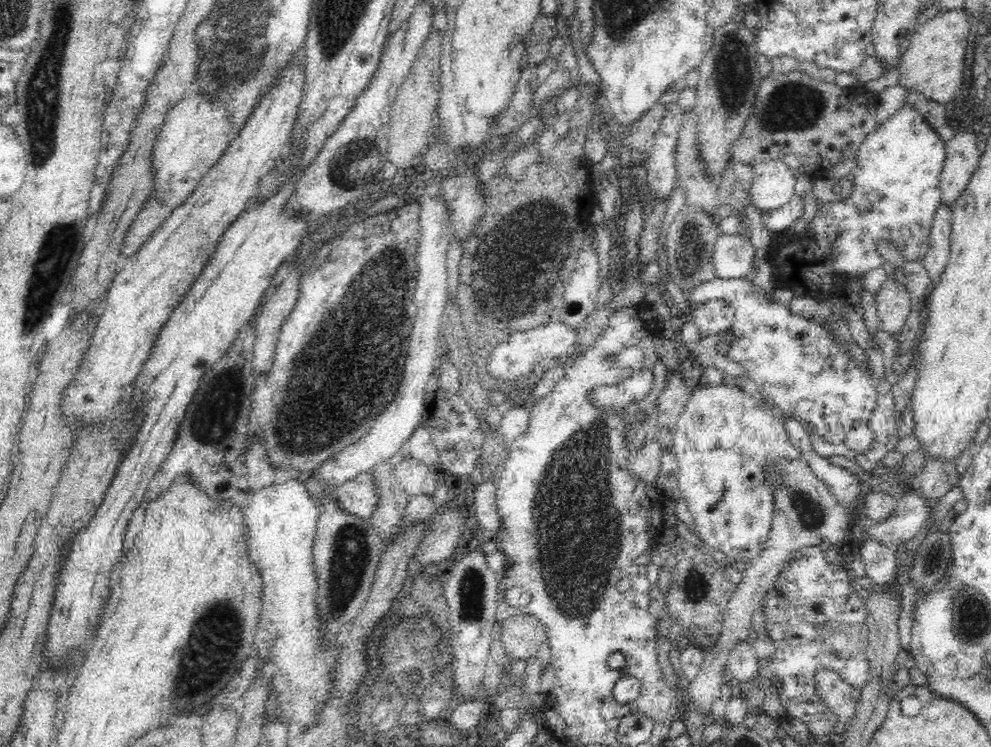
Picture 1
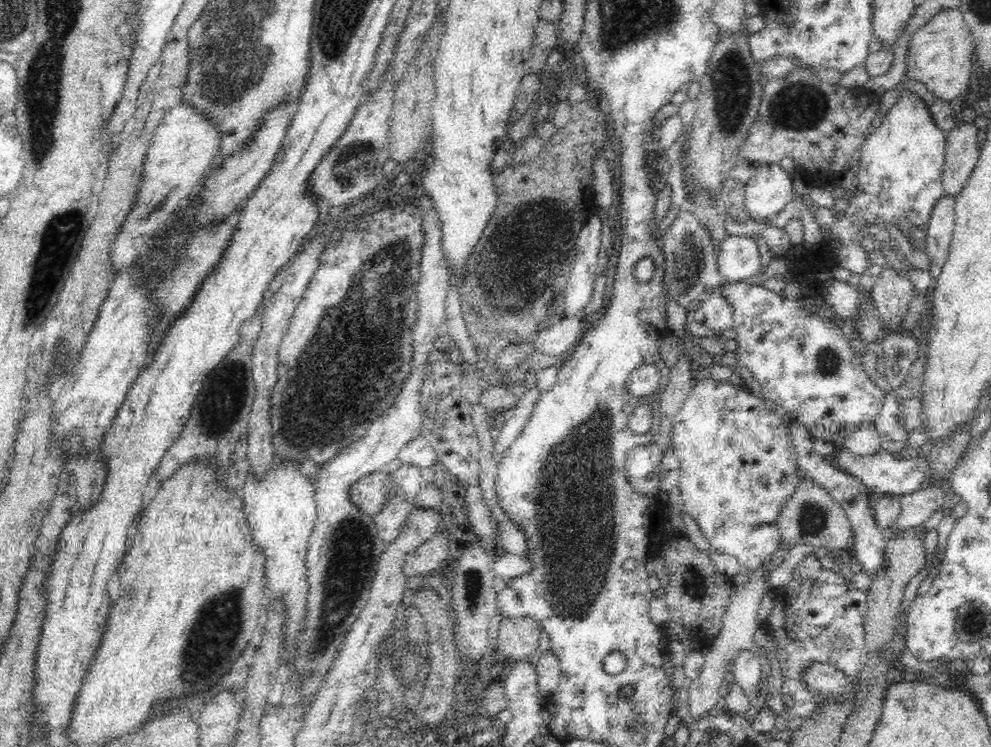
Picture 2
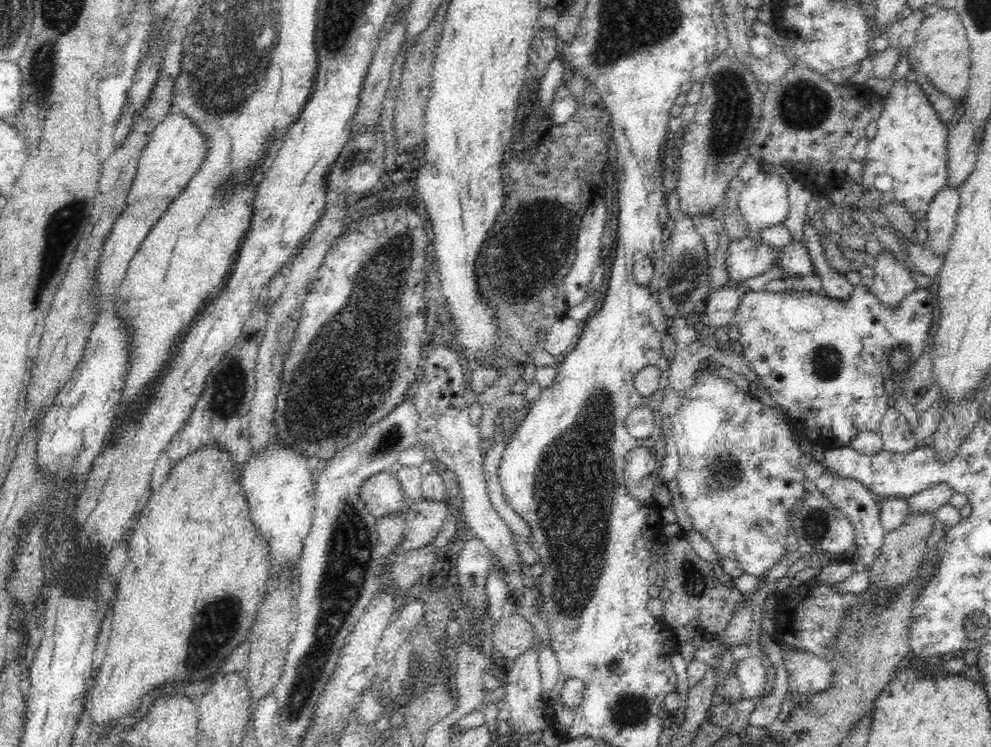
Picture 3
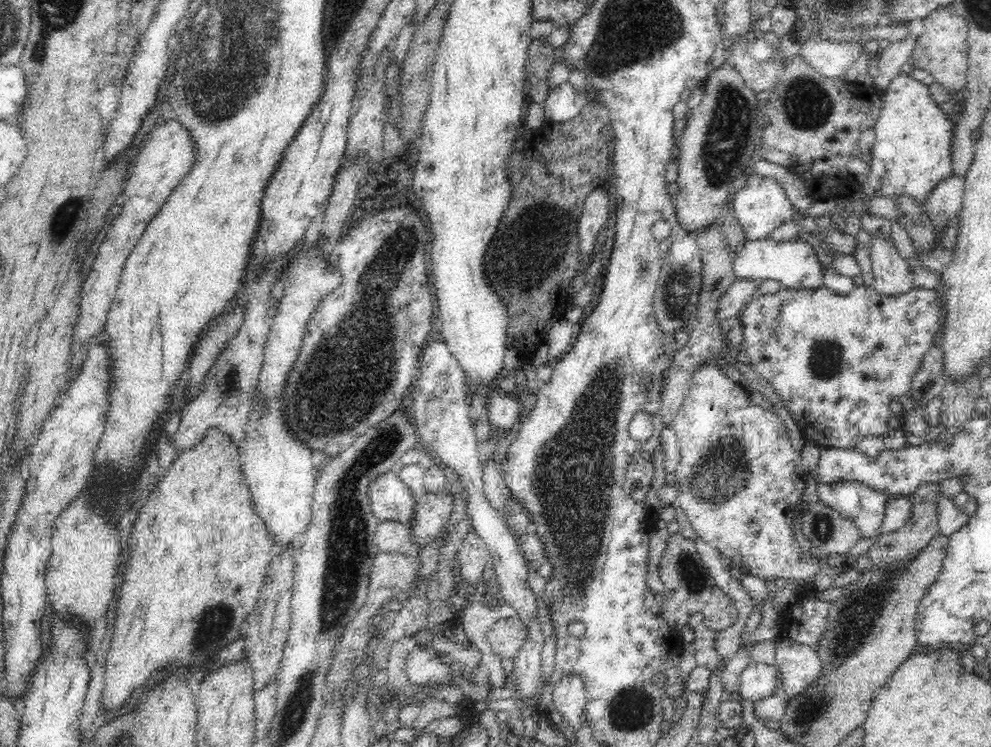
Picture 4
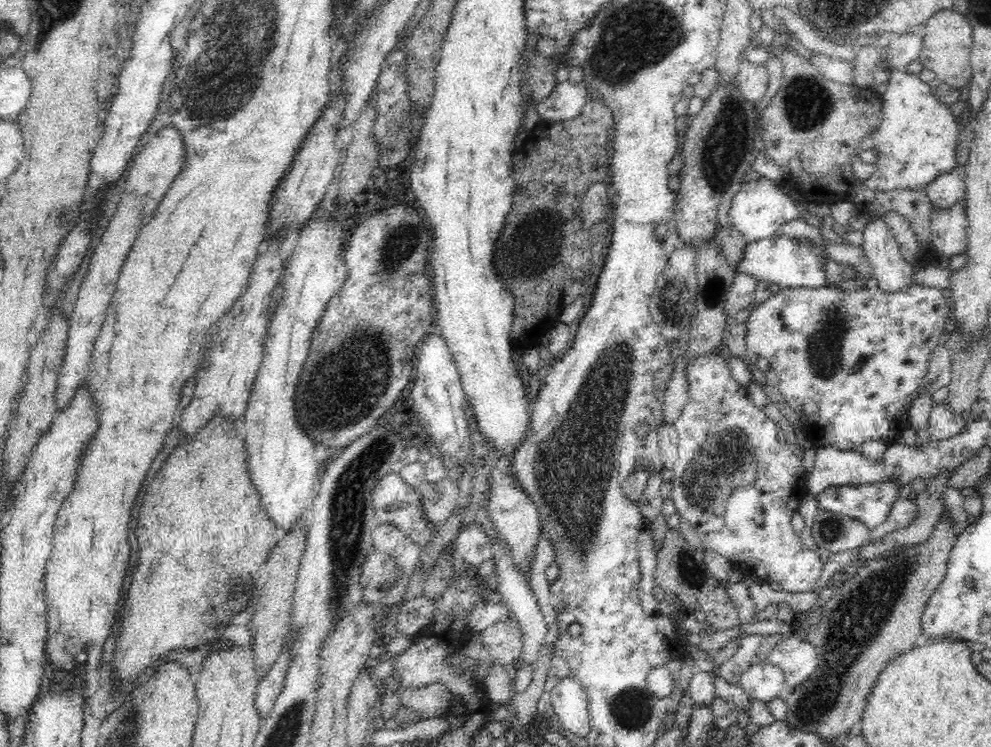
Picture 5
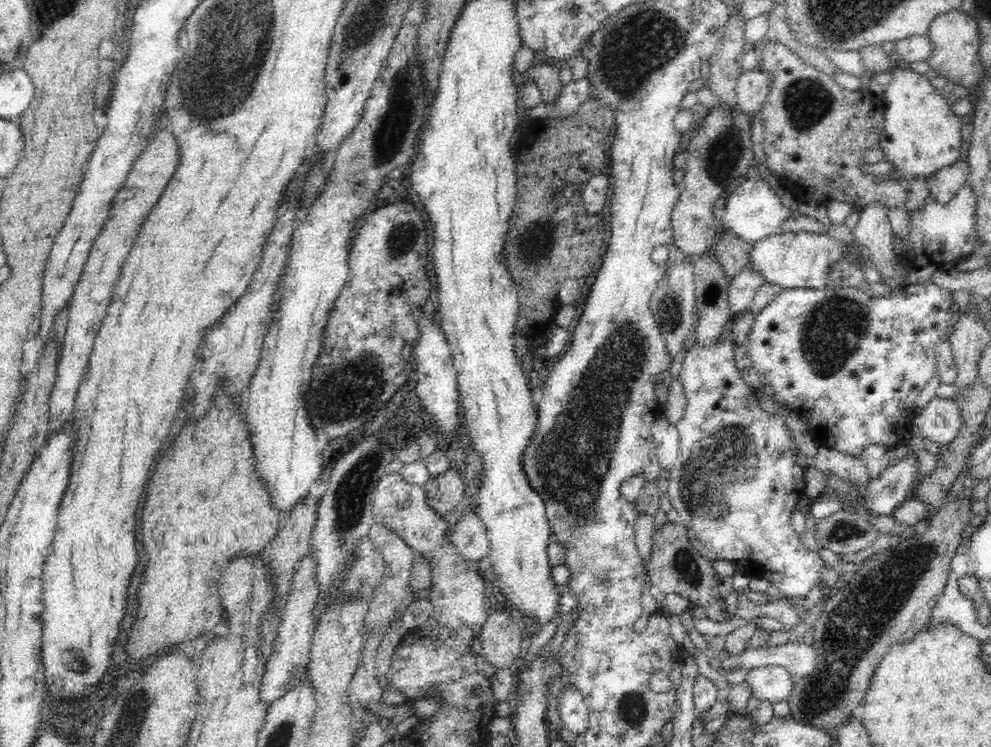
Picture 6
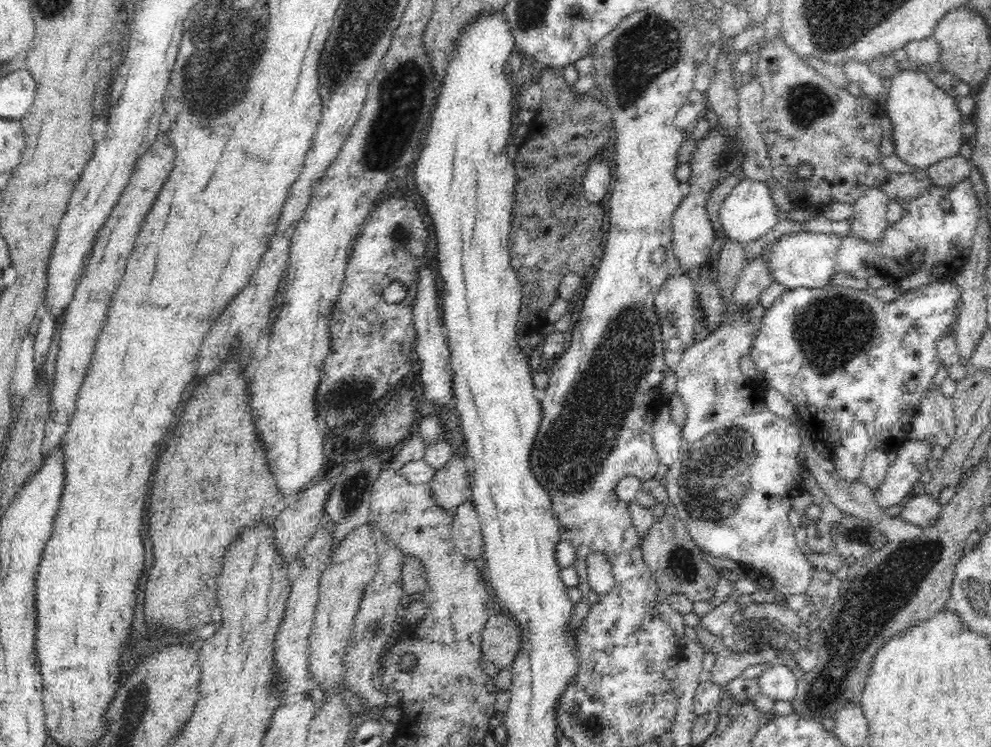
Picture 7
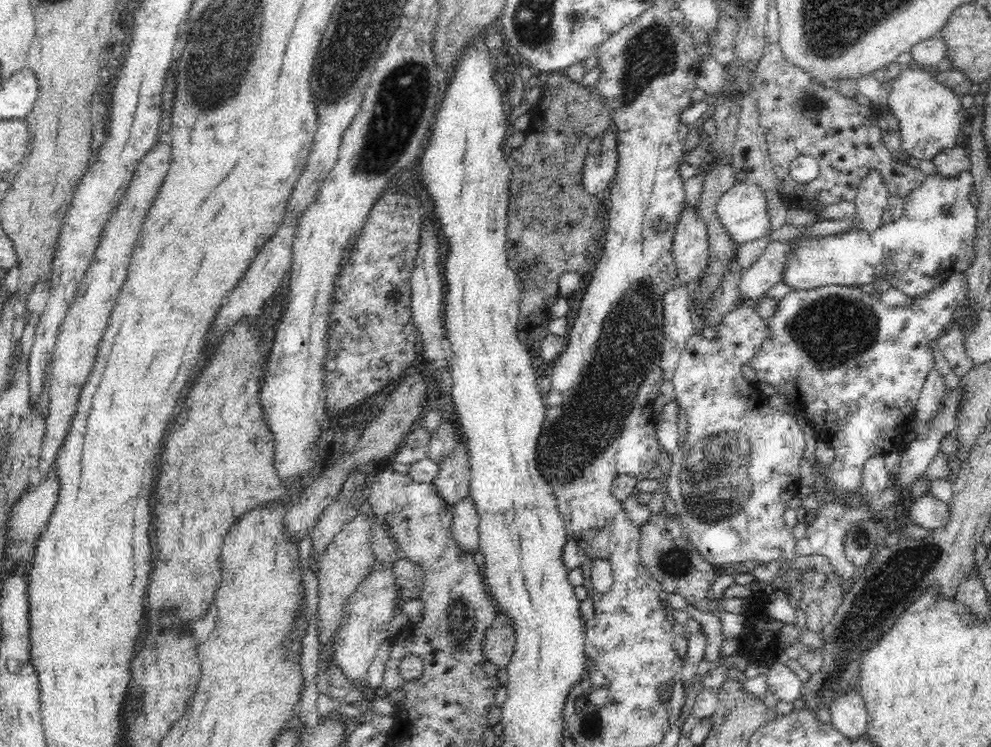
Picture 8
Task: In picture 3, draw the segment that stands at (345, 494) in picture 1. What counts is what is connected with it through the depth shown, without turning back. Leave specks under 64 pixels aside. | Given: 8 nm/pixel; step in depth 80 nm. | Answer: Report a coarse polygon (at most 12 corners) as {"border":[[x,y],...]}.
{"border":[[395,471],[360,485],[359,497],[376,519],[406,514],[410,504]]}

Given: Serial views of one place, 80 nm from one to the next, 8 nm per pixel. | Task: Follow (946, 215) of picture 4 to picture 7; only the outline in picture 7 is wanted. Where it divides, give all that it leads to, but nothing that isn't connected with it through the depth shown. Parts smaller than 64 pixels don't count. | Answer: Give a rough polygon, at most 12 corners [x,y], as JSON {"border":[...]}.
{"border":[[961,155],[927,168],[931,184],[950,190],[974,173]]}

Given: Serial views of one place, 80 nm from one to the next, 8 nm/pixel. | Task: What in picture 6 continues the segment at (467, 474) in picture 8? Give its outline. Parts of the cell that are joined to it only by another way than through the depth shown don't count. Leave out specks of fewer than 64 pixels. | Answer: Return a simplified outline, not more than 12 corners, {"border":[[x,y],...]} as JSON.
{"border":[[451,467],[424,485],[438,516],[452,512],[464,496],[463,469]]}

